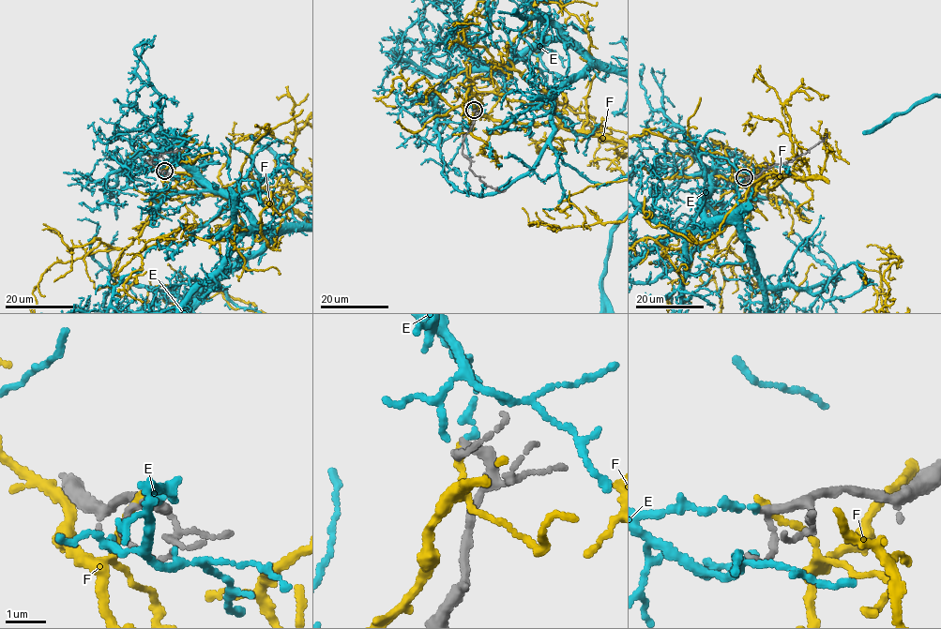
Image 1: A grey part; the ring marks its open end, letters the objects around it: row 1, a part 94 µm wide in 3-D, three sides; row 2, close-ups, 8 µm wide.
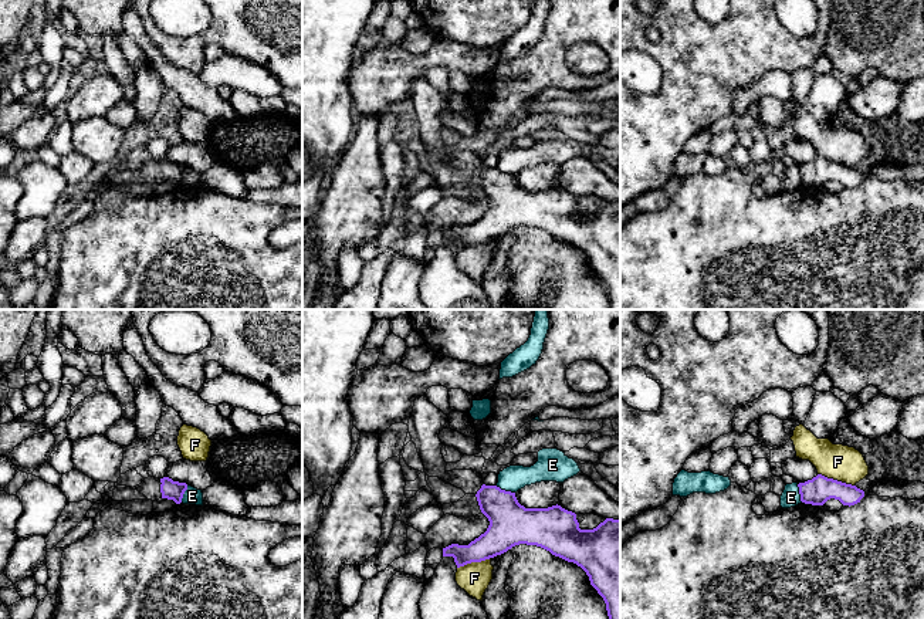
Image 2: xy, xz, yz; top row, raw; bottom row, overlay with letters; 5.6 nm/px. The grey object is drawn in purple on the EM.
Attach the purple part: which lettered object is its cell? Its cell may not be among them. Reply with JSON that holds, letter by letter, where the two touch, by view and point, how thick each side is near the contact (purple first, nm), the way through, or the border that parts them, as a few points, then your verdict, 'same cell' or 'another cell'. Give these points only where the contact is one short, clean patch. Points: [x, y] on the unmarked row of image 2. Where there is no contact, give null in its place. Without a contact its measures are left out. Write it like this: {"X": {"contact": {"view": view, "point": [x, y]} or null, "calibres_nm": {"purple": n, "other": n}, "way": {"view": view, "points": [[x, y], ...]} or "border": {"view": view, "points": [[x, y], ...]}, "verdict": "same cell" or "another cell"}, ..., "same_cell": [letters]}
{"E": {"contact": {"view": "xz", "point": [504, 172]}, "calibres_nm": {"purple": 240, "other": 140}, "border": {"view": "xz", "points": [[496, 168], [514, 175]]}, "verdict": "another cell"}, "F": {"contact": {"view": "yz", "point": [836, 162]}, "calibres_nm": {"purple": 160, "other": 200}, "border": {"view": "yz", "points": [[818, 155], [853, 168]]}, "verdict": "another cell"}, "same_cell": []}

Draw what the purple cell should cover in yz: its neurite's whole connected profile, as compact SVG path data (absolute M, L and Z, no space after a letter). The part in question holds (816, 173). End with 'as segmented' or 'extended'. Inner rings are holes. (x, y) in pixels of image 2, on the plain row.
M818 156L812 162L799 165L801 183L812 187L823 187L827 182L839 182L843 187L854 187L864 179L864 173L856 168L846 166Z; as segmented

